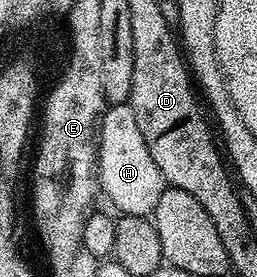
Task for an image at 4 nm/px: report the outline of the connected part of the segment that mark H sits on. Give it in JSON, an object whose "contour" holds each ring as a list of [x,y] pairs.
{"contour":[[[130,104],[111,105],[99,123],[99,188],[102,196],[108,197],[120,209],[120,214],[129,217],[147,217],[154,214],[157,199],[161,199],[163,194],[163,176],[157,163],[153,163],[153,155],[149,155],[149,147],[145,147],[145,135],[141,135],[141,127],[137,127],[137,115],[133,115]]]}

